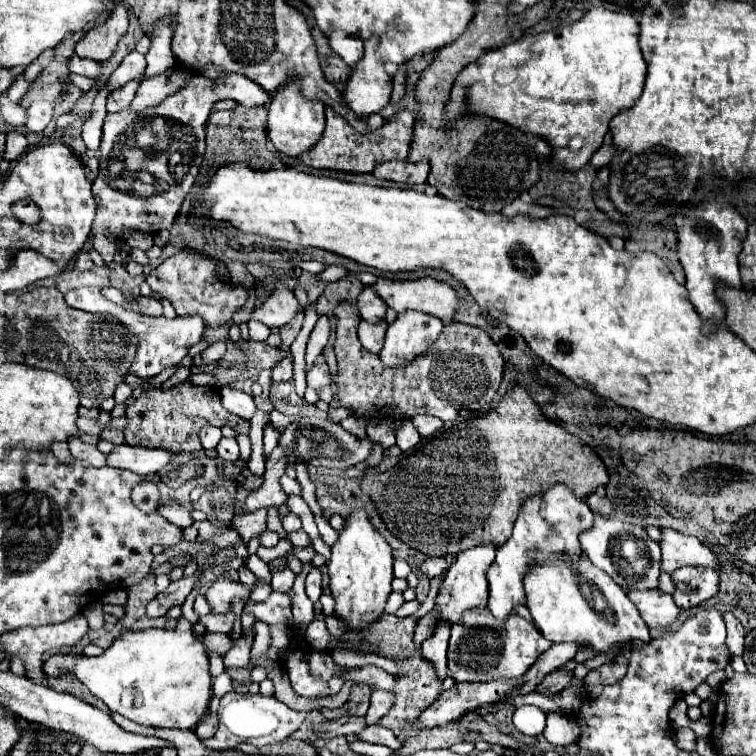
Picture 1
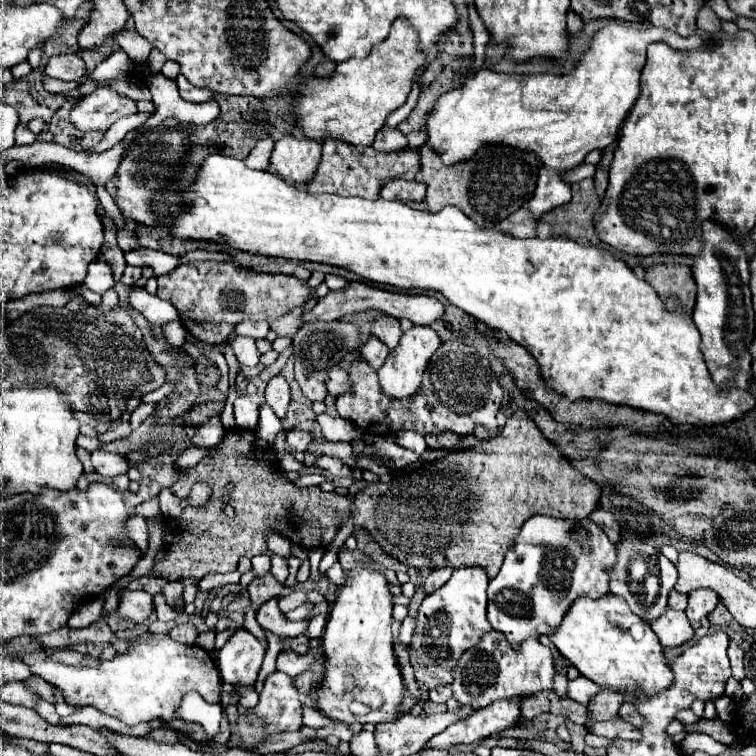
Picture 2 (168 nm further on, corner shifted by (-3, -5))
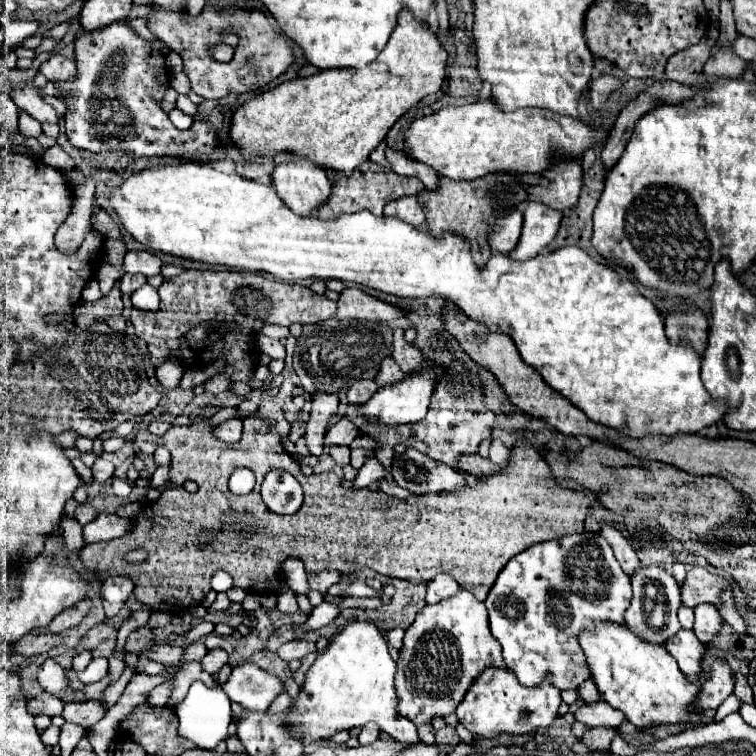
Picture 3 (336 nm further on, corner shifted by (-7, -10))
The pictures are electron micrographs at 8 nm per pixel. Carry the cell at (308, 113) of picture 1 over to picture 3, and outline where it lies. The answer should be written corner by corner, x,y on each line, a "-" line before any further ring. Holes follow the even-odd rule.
293,160
287,164
279,164
273,172
273,188
279,198
299,216
313,216
319,206
323,206
331,196
331,182
325,170
313,166
309,160

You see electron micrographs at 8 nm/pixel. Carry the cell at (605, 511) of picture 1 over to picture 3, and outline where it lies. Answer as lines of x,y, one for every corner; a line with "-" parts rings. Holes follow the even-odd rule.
609,524
603,526
601,536
605,536
607,542
611,544
613,552
615,552
615,558
619,560
623,572
625,572
627,576
633,576
633,574
641,568
641,562
639,562
635,550
631,548
631,544
627,542
627,538
625,538
617,528
613,528
613,526
609,526

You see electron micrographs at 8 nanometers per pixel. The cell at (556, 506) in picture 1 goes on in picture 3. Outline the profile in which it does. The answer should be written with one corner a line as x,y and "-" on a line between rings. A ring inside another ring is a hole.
583,532
535,544
513,556
491,586
485,598
485,606
489,612
491,632
503,646
507,668
523,686
539,686
547,676
551,676
553,686
559,690
577,690
585,680
591,678
591,670
579,646
579,634
593,630
595,622
611,622
623,626
631,596
631,580
615,560
609,542
601,534

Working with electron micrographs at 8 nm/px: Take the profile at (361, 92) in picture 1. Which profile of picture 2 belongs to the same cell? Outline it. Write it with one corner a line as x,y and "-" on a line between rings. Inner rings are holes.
397,19
391,25
389,37
375,45
365,59
337,63
329,79
313,79
299,87
297,125
303,127
307,137
335,137
363,151
373,143
375,133
385,125
389,113
405,103
415,71
423,63
425,55
417,45
417,33
413,33
413,27
405,19

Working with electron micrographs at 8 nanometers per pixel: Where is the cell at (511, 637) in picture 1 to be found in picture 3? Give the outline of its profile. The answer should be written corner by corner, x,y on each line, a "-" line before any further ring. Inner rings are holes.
487,668
469,688
465,700
457,706
459,722
475,736
493,740
501,734
523,736
535,732
537,728
547,728
557,718
557,708
561,704
561,692
551,686
551,682
543,682
537,688
525,688
517,682
511,670

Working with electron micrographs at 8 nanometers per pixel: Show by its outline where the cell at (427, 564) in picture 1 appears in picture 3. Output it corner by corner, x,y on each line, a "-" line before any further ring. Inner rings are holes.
439,574
427,584
427,604
437,604
443,598
451,598
459,592
459,584
449,574

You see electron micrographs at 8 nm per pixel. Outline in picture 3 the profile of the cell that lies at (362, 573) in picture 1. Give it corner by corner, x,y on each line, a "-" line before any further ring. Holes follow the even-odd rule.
351,620
331,640
327,650
317,656
305,674
301,692
287,716
291,734
307,742
317,742
331,738
335,732
375,722
391,738
397,738
403,744
419,744
421,738
413,722
397,714
397,692
393,678
395,660
389,656
387,642
379,626
375,622

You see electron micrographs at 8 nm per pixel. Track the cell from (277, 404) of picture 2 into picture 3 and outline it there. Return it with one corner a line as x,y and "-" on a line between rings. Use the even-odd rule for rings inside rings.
263,400
259,404
259,410
243,420
243,438
237,444
221,442
214,436
216,426
203,419
191,426
171,426
163,436
155,436
149,430
139,430
133,436
133,442
137,448
147,454
147,448
165,446
171,452
171,470
169,470
169,490
165,490
159,500
153,504
143,506
135,518
131,518
131,530
119,538
107,540
107,542
95,542
85,544
79,552
79,558
83,566
89,572
95,572
99,580
105,580
111,576
127,576
135,584
135,598
141,604
147,604
149,608
157,612
167,614
179,614
189,608
195,608
203,602
203,598
209,594
209,580
217,570
225,570
233,578
233,586
243,588
249,594
279,594
281,590
281,568
287,558
299,558
305,564
307,574
317,574
321,570
335,570
341,576
355,574
357,568
369,568
377,574
389,576
389,578
401,578
409,580
413,584
419,582
431,582
437,574
445,572
457,580
461,588
467,590
481,590
473,592
477,600
485,600
489,588
493,586
497,574
501,572
501,566
509,562
515,554
521,550
527,550
533,544
561,538
567,534
583,532
583,520
589,514
589,498
583,492
577,490
565,490
559,488
549,472
547,462
537,454
537,450
519,438
517,448
511,450
509,456
509,468
503,470
503,474
489,476
483,480
477,480
475,486
467,486
461,490
461,494
429,494
429,496
411,496
407,500
397,500
387,496
385,492
361,488
361,490
347,490
341,486
339,478
333,472
321,472
313,476
303,476
299,470
299,462
287,454
283,448
283,438
289,434
289,424
281,412
281,408
271,402
-
263,418
275,420
275,424
265,424
-
235,468
249,468
255,474
255,488
247,496
235,496
229,492
227,482
-
273,468
283,468
285,472
293,474
301,480
301,486
305,490
303,506
293,516
281,516
269,512
269,508
263,504
259,488
265,478
265,474
-
187,480
197,482
197,492
187,492
183,484
-
203,530
211,530
215,536
211,536
211,542
205,546
199,546
197,536
-
143,548
149,554
149,560
133,566
123,560
123,554
129,550
-
263,582
263,586
261,586

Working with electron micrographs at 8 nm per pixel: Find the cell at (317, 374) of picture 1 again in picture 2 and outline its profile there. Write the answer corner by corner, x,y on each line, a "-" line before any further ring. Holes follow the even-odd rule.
333,367
333,369
327,373
327,377
325,377
325,385
327,385
327,391
337,397
337,395
345,393
345,391
351,387
351,379
349,379
349,375
347,375
345,369

